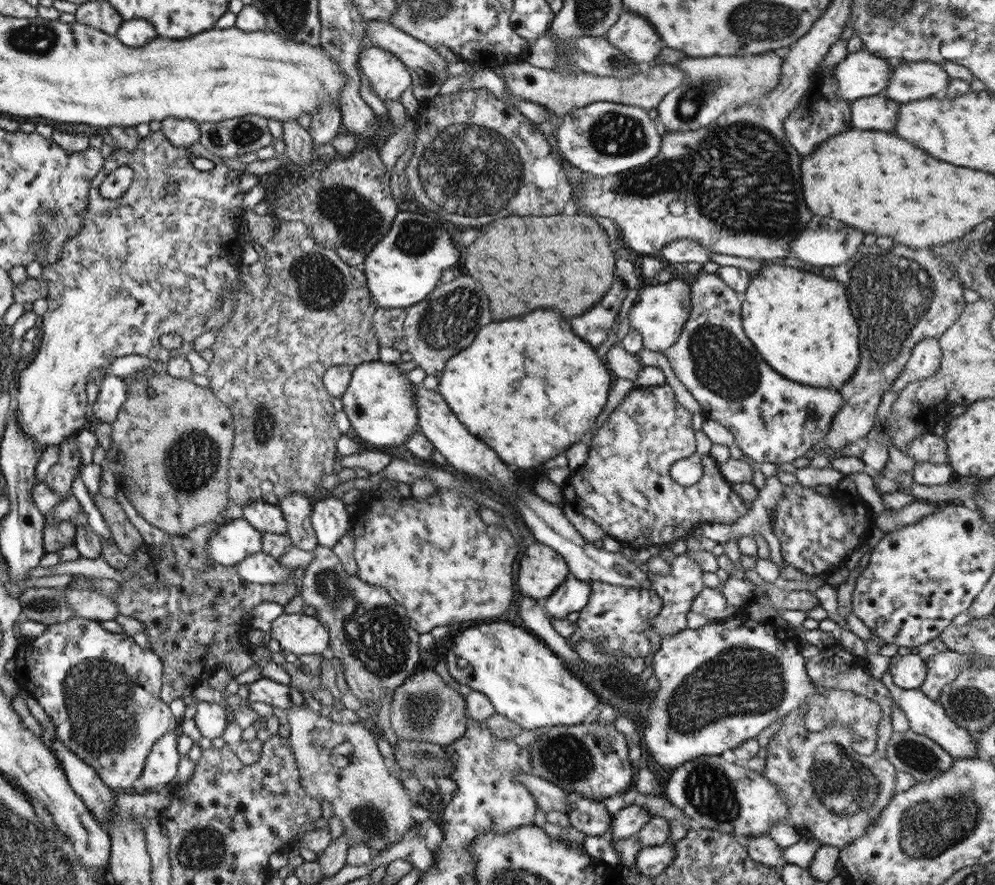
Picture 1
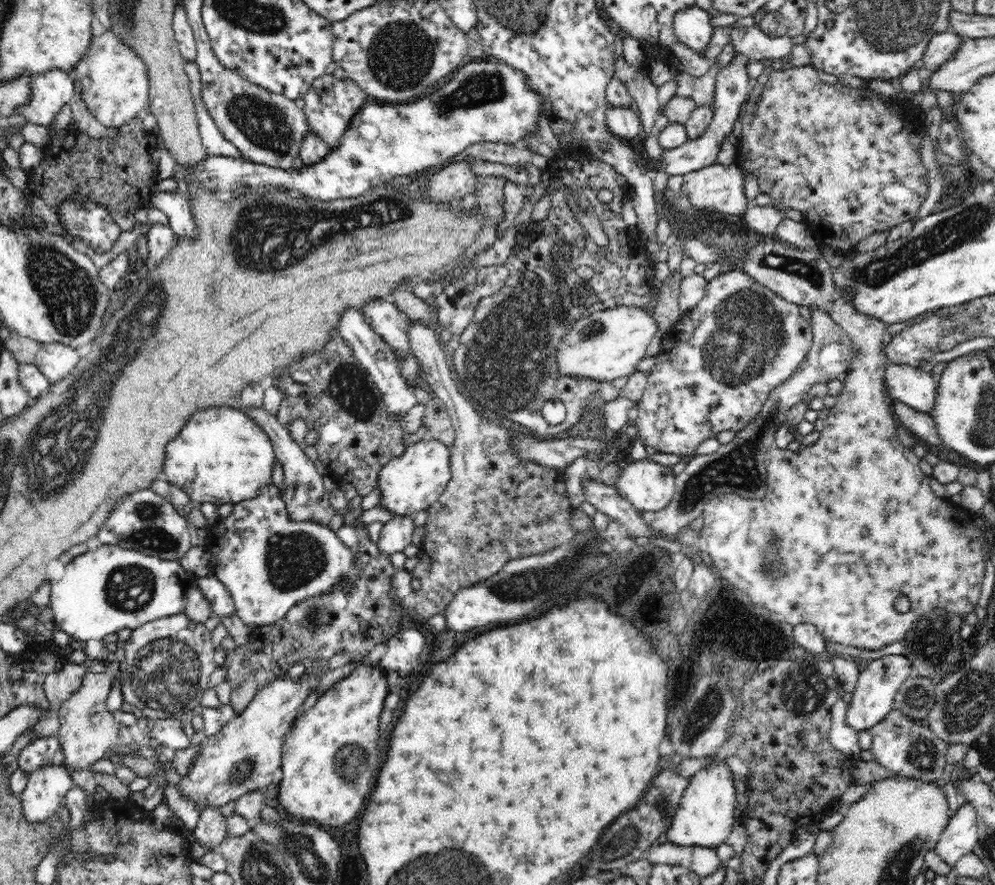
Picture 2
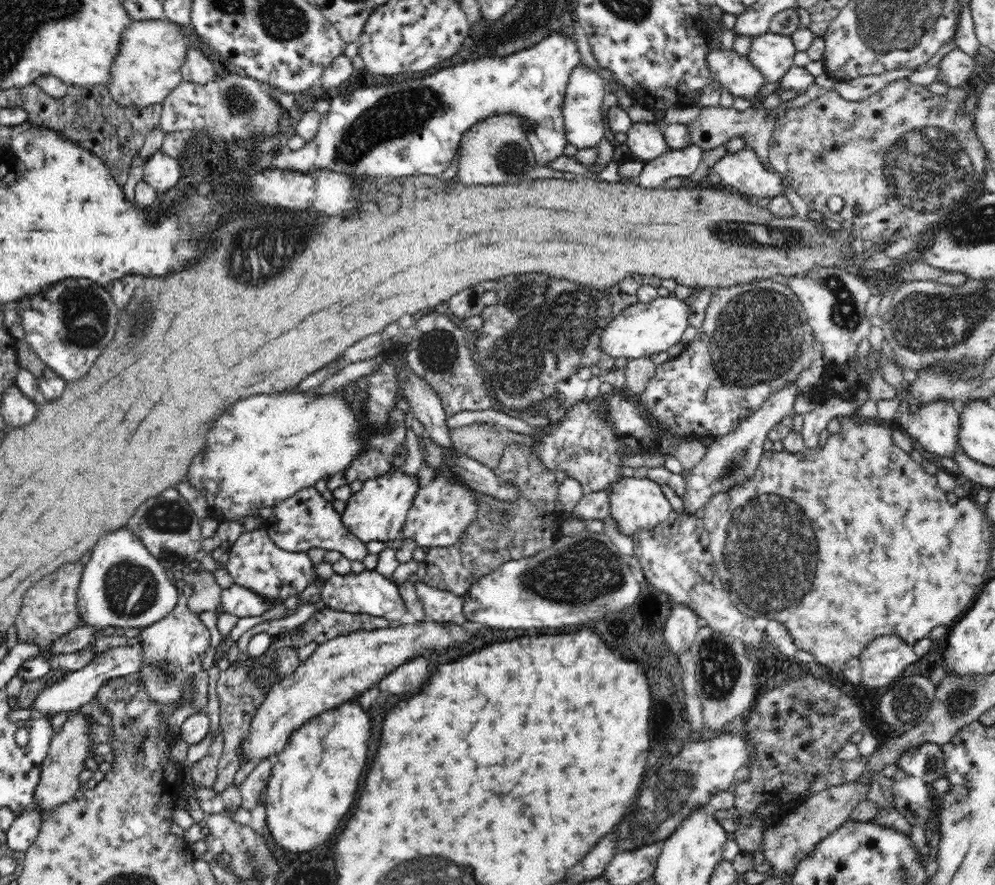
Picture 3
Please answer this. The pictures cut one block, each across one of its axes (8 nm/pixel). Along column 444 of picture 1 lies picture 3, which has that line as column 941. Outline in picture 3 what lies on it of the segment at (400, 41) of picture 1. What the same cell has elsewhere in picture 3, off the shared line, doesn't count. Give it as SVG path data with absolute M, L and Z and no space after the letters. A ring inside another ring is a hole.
M954 49L939 62L937 80L948 83L948 86L969 86L976 79L976 60L960 49Z

